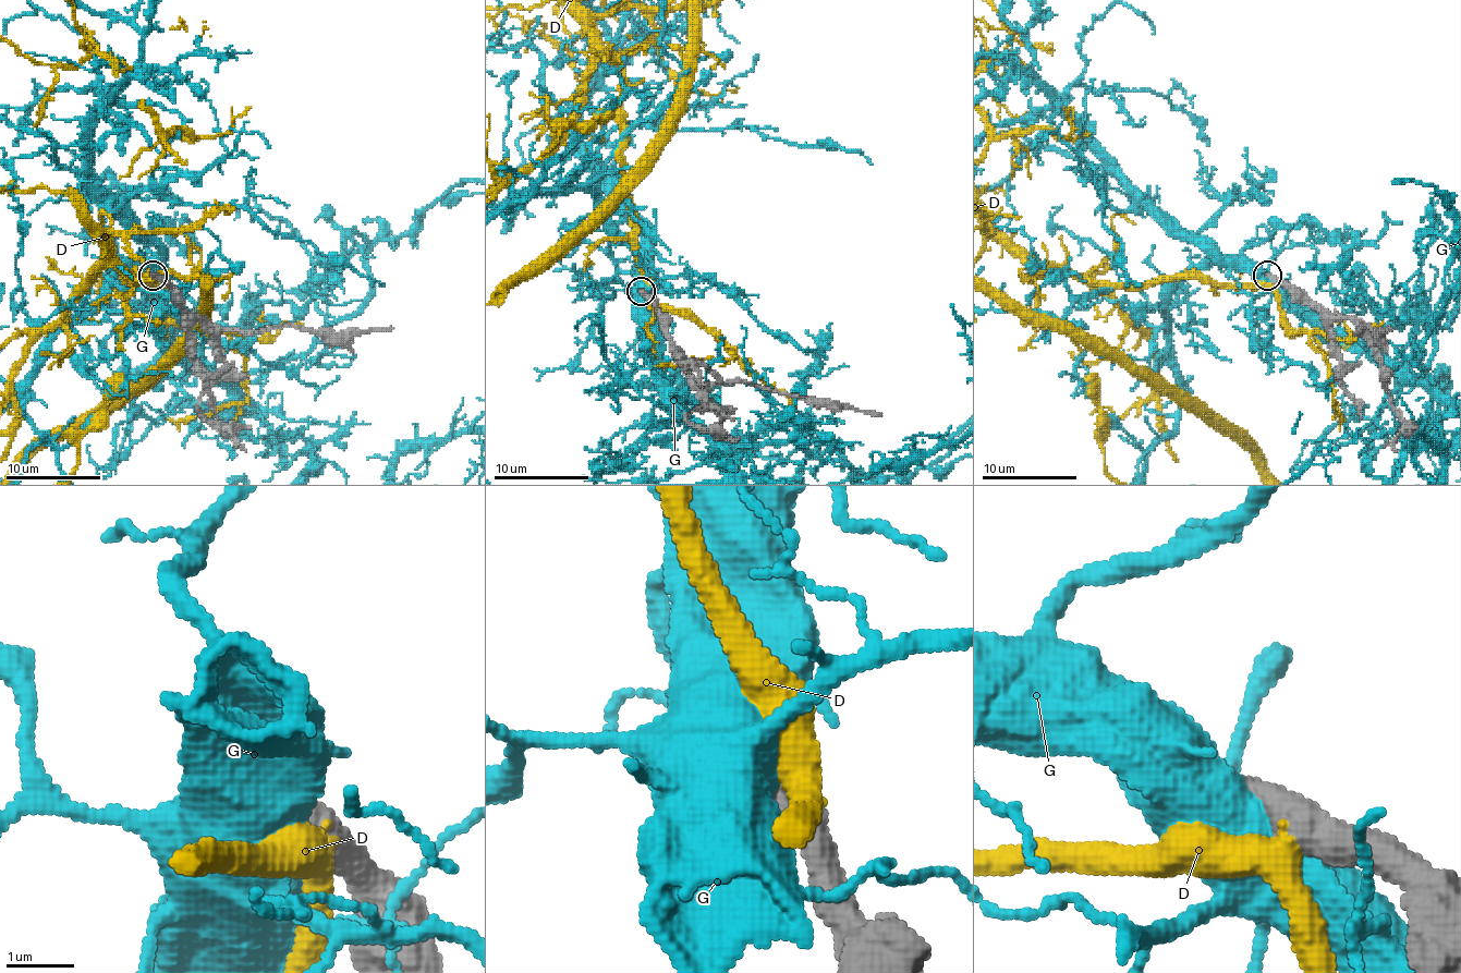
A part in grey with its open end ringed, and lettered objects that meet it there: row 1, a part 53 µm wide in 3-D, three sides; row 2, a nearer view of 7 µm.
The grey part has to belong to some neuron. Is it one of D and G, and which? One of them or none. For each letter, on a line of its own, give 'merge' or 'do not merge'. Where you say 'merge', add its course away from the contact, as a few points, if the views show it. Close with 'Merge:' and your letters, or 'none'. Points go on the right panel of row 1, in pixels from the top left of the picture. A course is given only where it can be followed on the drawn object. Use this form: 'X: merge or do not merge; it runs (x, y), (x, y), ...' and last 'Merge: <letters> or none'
D: do not merge
G: do not merge
Merge: none

